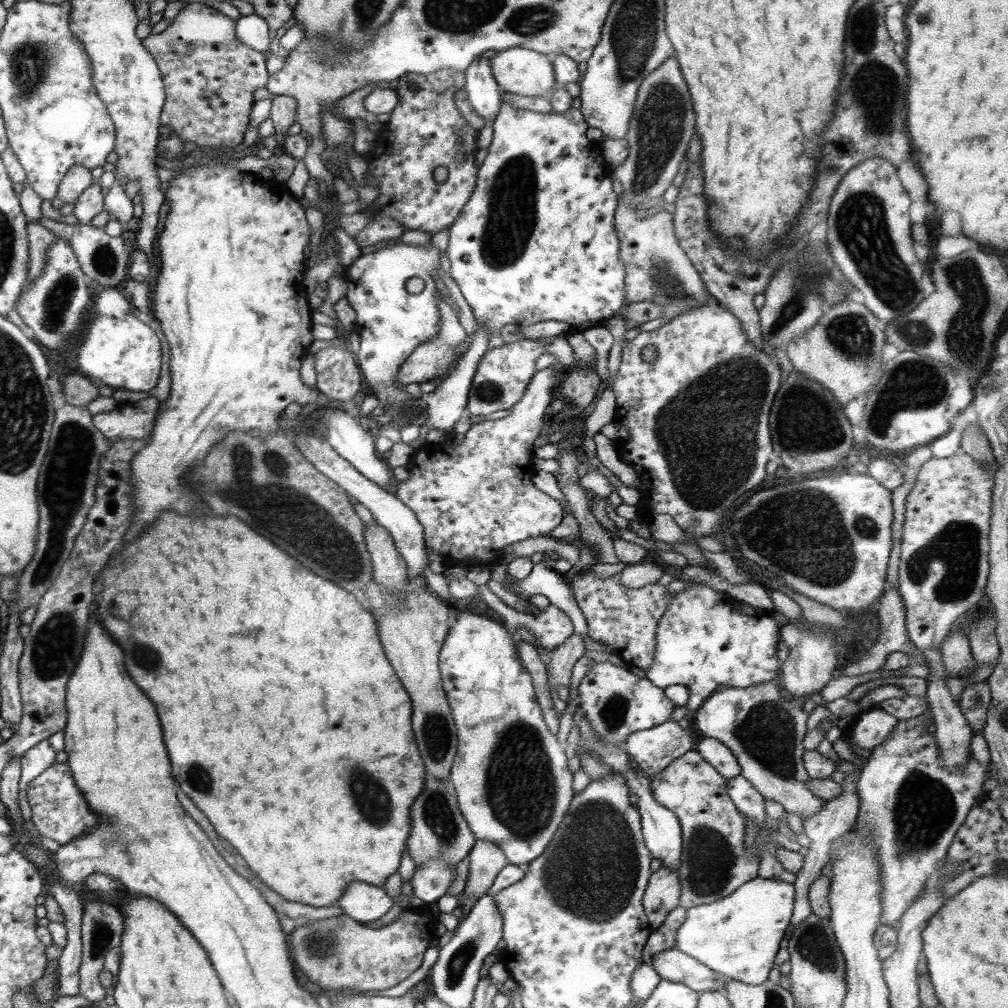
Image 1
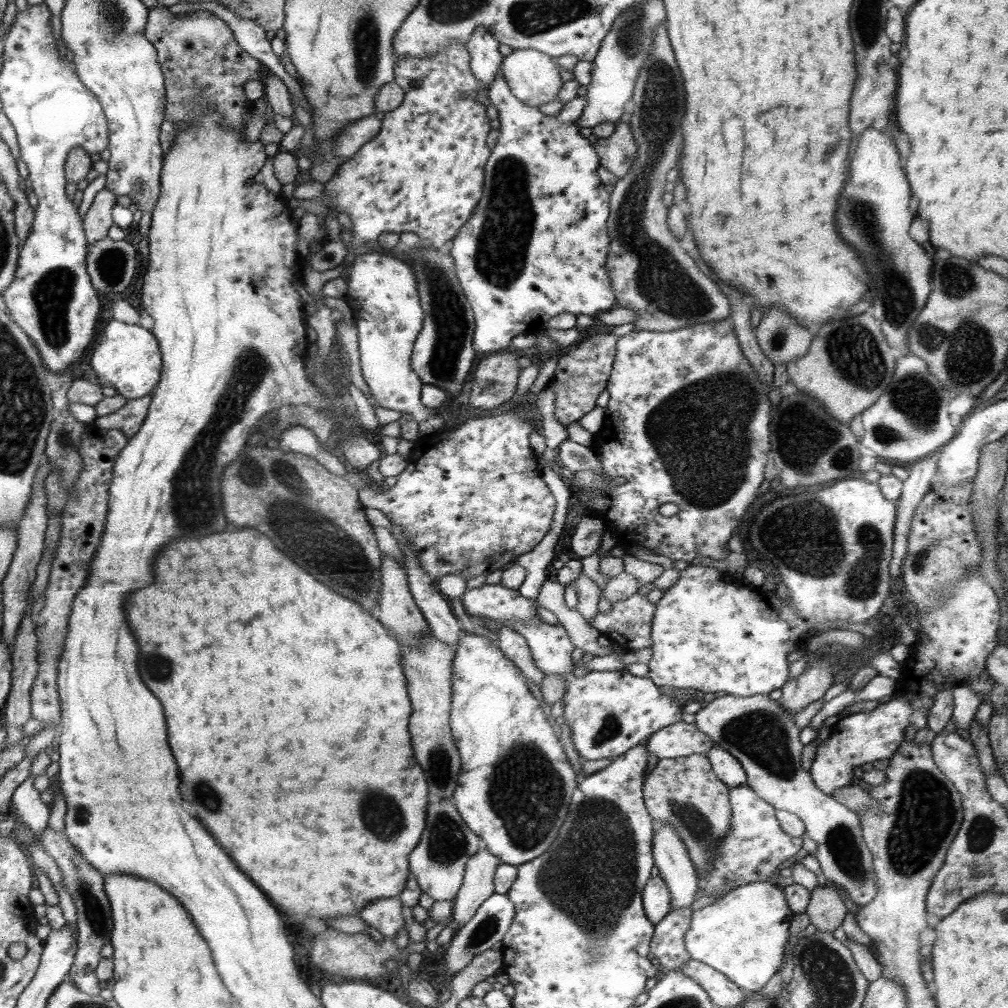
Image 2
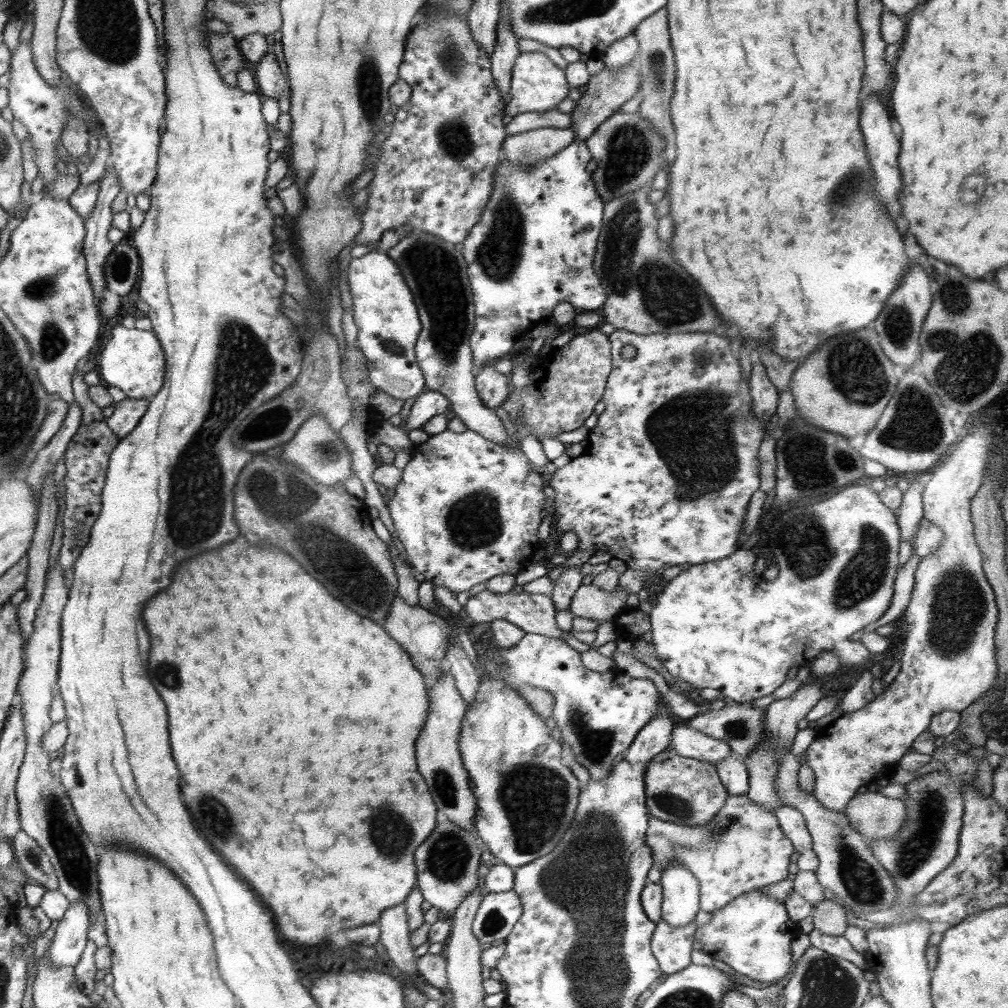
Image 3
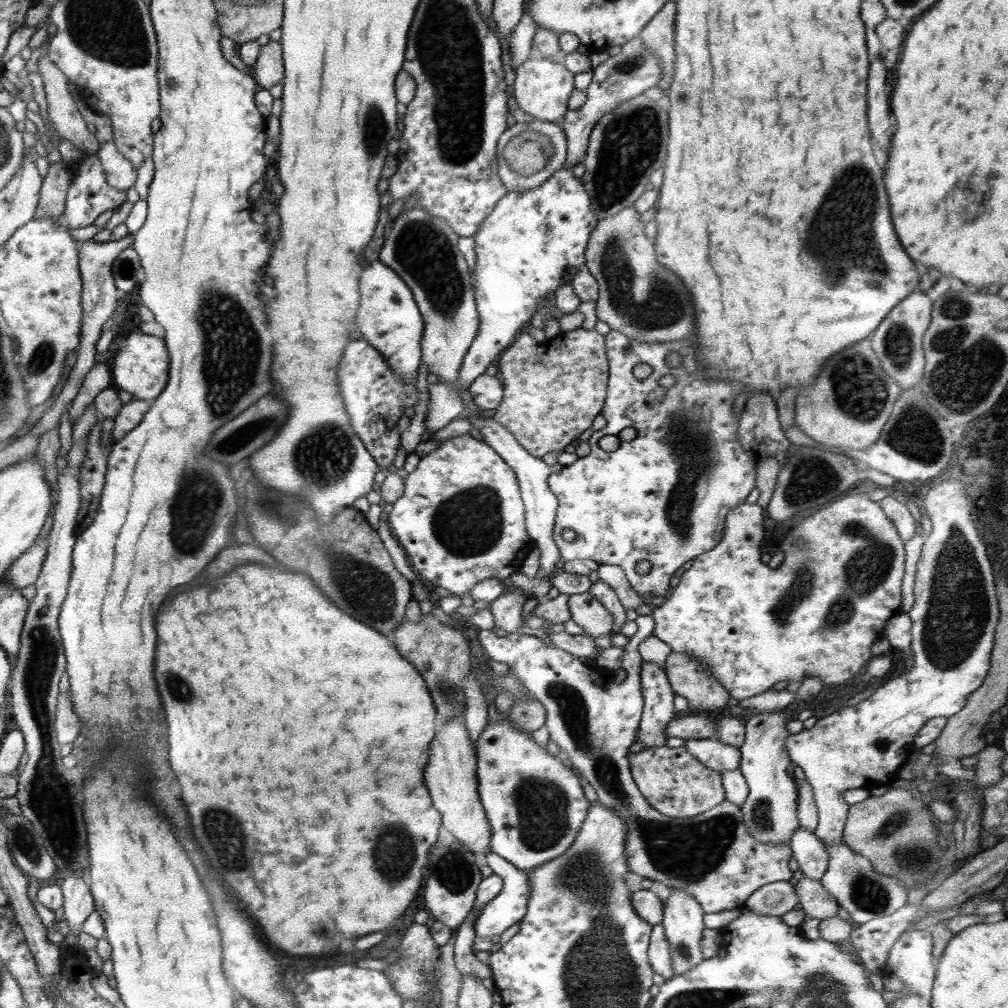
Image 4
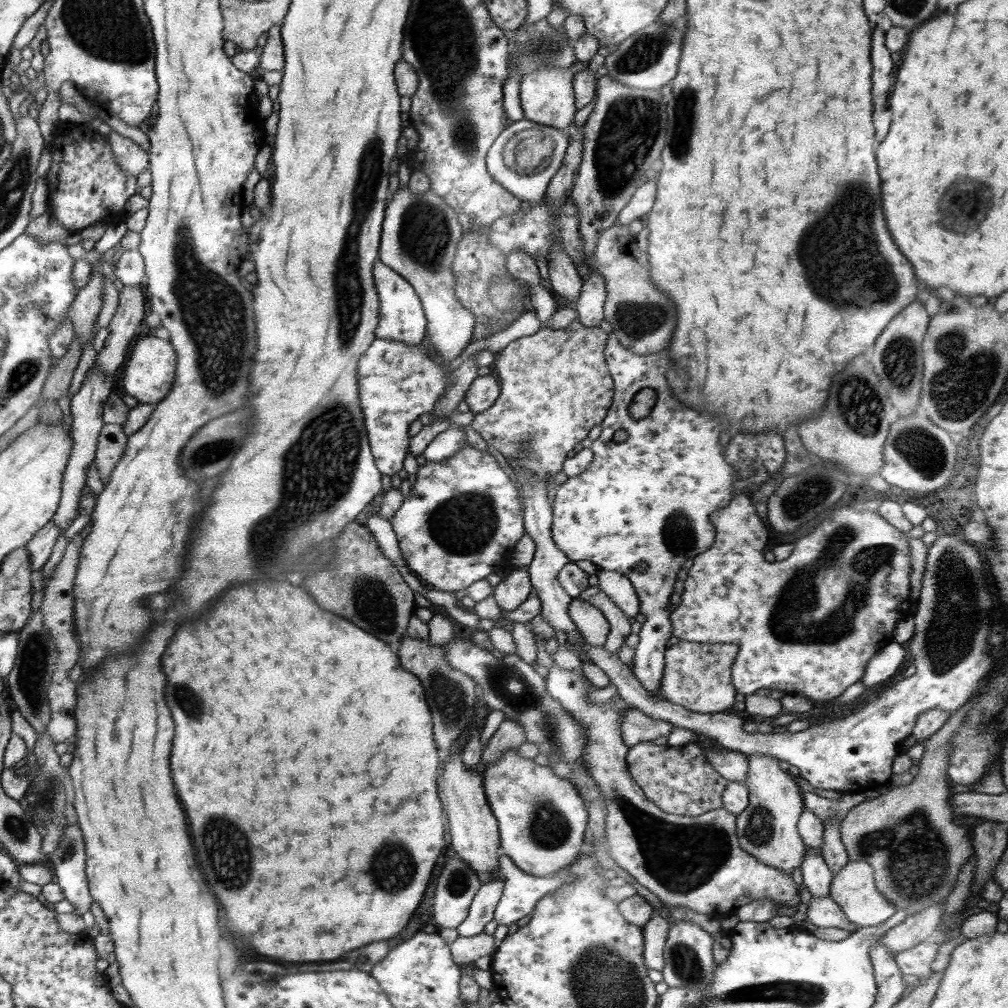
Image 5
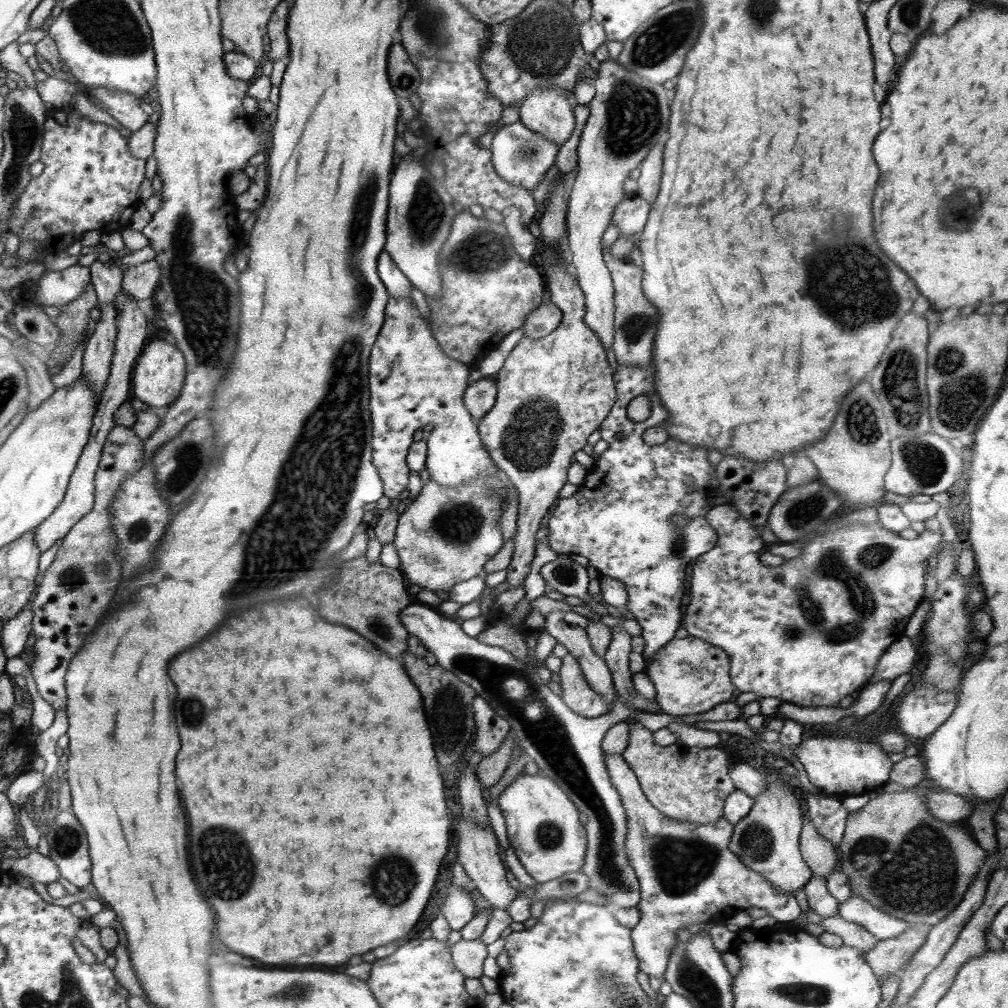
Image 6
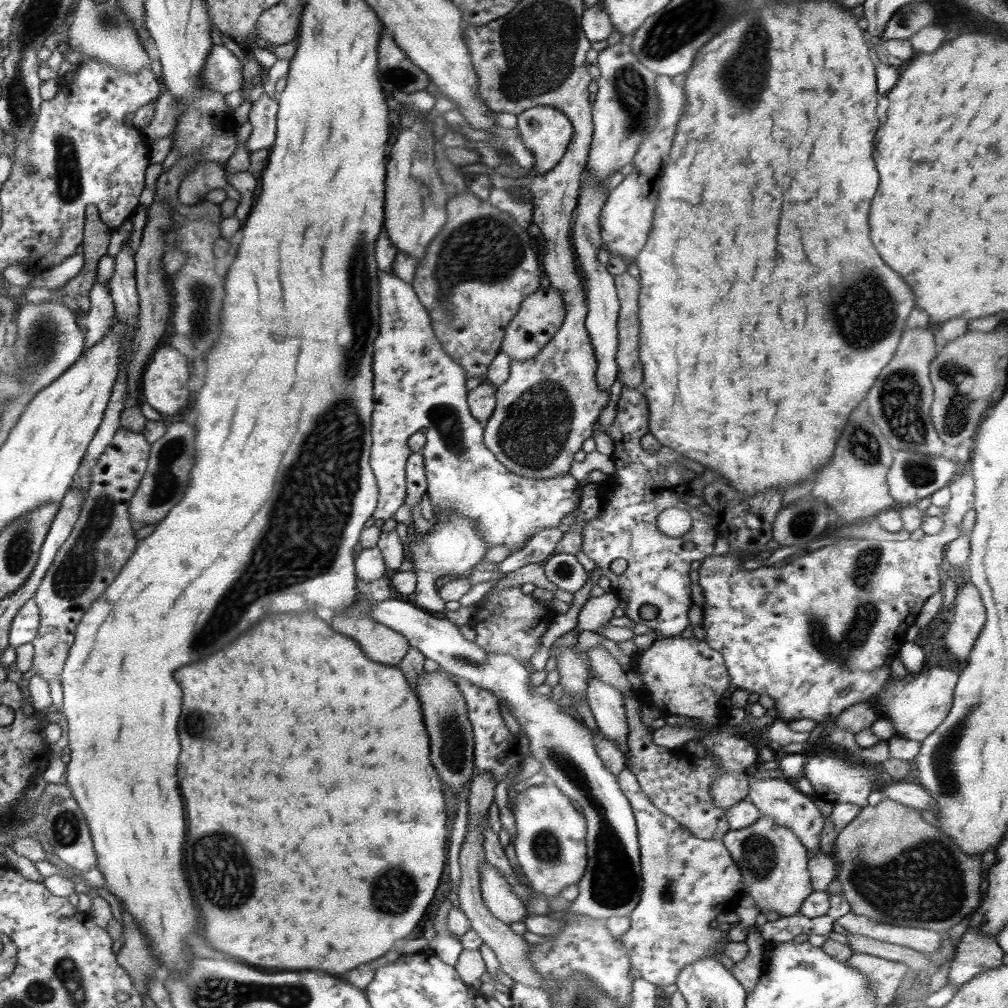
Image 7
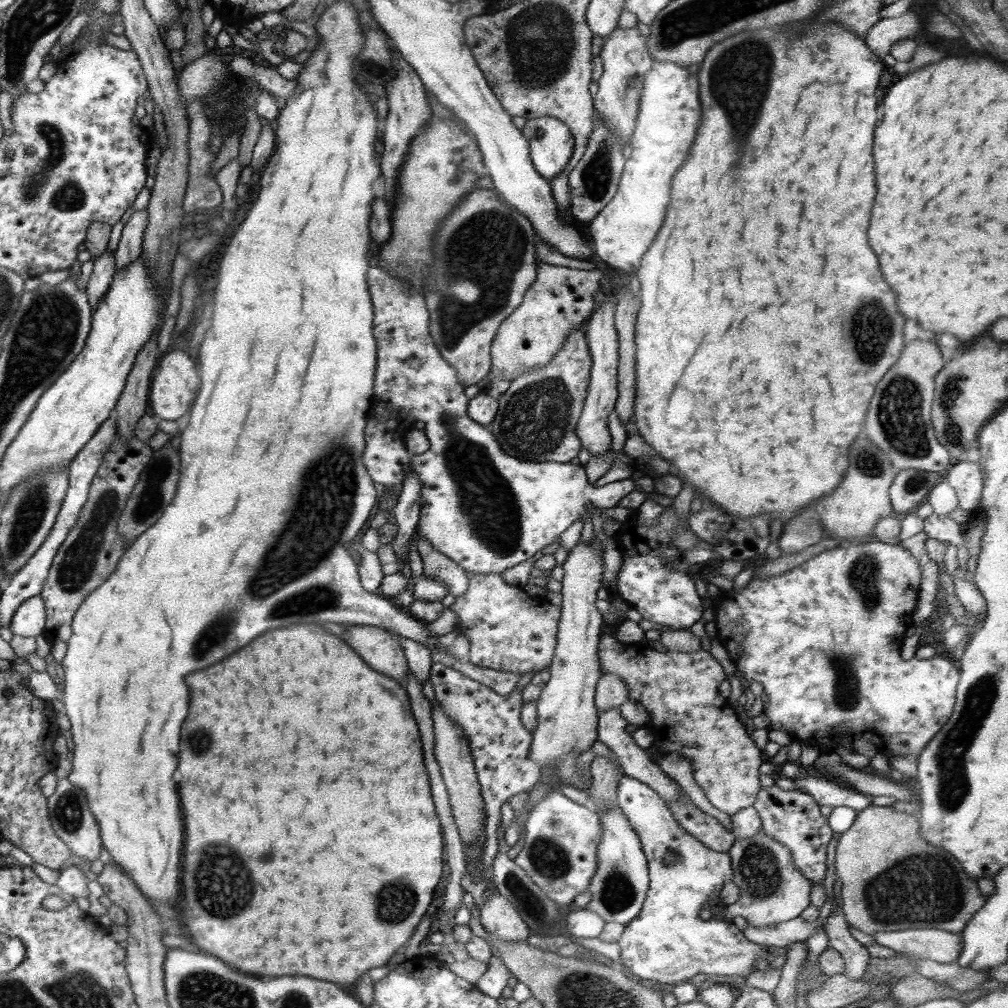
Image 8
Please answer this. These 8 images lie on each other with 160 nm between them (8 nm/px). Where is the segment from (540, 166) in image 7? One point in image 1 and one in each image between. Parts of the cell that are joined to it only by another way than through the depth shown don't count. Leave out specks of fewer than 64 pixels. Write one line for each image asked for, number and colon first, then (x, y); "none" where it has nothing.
1: (518, 70)
2: (533, 77)
3: (537, 85)
4: (542, 88)
5: (547, 97)
6: (548, 111)

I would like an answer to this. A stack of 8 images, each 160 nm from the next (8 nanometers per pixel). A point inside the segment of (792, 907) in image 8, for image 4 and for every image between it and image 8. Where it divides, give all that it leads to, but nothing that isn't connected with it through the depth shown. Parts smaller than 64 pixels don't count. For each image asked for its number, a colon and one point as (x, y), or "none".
4: (770, 811)
5: (767, 829)
6: (767, 840)
7: (773, 863)

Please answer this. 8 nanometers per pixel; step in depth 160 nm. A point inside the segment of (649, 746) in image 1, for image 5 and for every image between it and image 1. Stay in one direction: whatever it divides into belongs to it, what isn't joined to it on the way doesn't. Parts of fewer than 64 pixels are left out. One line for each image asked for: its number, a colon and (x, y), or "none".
2: (680, 739)
3: (685, 740)
4: (712, 753)
5: (732, 765)

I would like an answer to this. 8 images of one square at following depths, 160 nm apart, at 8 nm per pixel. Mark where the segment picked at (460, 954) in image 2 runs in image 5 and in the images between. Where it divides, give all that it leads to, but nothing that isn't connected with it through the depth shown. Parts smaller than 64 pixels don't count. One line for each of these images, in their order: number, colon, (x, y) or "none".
3: (498, 912)
4: (508, 907)
5: (521, 892)

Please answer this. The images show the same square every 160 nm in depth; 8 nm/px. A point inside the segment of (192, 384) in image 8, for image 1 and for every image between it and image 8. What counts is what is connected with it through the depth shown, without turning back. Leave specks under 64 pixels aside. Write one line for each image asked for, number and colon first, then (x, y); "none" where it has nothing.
1: (123, 353)
2: (128, 358)
3: (133, 360)
4: (141, 366)
5: (149, 370)
6: (158, 376)
7: (164, 384)

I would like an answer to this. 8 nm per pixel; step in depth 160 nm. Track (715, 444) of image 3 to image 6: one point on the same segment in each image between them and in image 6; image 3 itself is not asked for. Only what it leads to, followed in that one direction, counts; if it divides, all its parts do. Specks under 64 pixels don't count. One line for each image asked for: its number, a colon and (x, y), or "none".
4: (663, 497)
5: (648, 500)
6: (619, 520)

